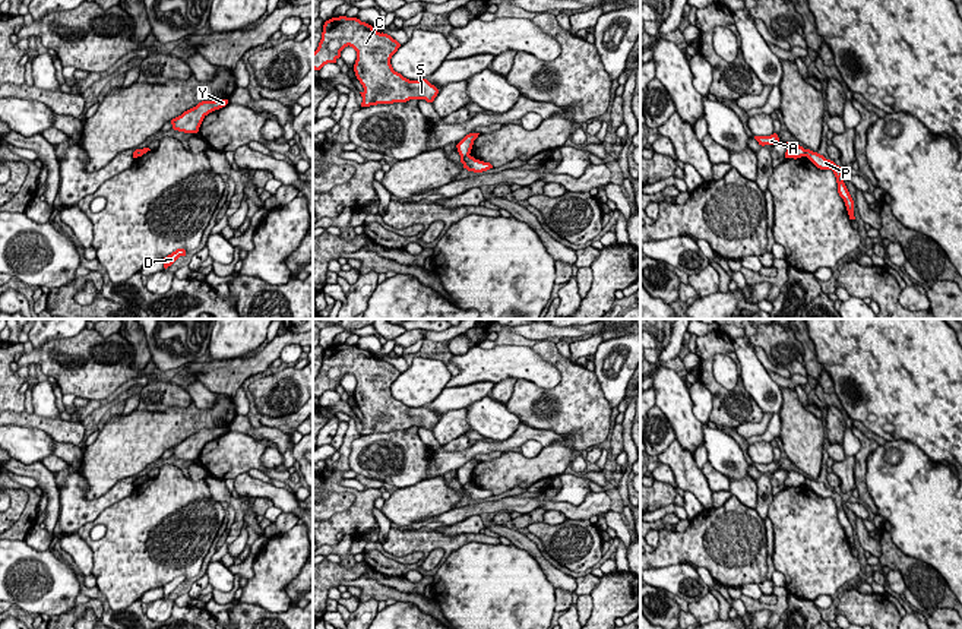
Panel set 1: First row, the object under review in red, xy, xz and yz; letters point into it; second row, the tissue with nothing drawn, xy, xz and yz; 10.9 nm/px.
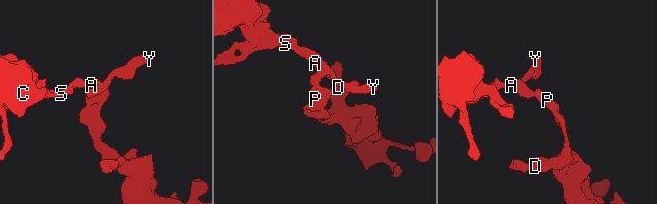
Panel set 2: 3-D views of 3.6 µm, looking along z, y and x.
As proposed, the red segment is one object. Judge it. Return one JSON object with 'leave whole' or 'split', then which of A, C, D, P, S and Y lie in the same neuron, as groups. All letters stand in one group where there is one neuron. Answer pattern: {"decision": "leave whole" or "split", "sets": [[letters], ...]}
{"decision": "split", "sets": [["A", "C", "S", "Y"], ["D", "P"]]}

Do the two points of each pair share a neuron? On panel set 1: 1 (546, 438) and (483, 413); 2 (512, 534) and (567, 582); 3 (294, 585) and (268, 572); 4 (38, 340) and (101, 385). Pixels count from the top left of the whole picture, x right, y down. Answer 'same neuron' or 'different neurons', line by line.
1: different neurons
2: same neuron
3: different neurons
4: different neurons

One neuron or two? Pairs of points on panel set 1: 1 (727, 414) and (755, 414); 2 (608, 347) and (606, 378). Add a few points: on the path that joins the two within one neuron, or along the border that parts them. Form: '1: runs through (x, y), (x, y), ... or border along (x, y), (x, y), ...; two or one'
1: runs through (734, 414), (747, 414); one
2: runs through (601, 354), (600, 370); one

